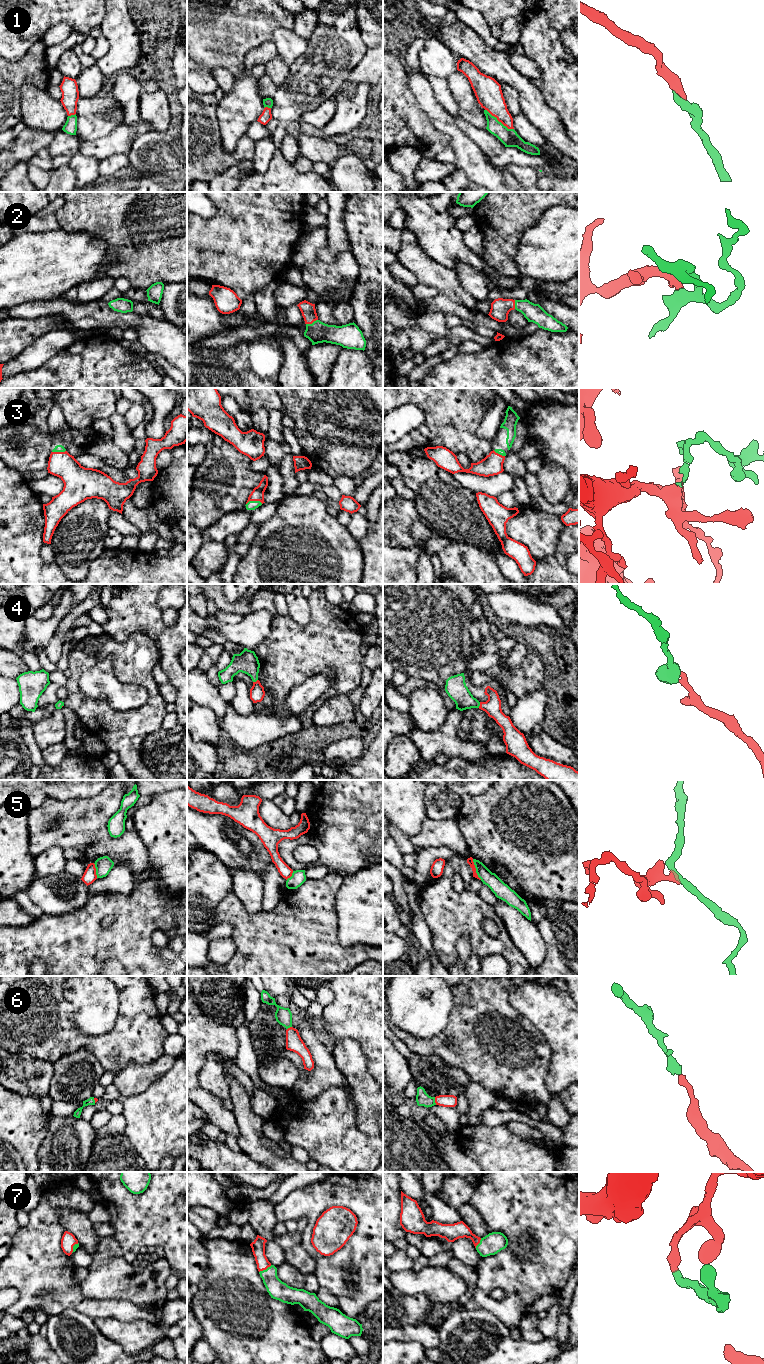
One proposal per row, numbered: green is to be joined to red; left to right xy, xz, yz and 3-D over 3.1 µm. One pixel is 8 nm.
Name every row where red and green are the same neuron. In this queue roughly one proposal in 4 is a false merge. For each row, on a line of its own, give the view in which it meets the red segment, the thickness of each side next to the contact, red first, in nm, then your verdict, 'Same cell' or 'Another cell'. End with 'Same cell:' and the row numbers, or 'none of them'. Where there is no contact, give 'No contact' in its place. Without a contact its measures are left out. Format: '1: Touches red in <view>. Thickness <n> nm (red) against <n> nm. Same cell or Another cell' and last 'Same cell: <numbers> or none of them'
1: Touches red in yz. Thickness 220 nm (red) against 140 nm. Same cell
2: Touches red in xz. Thickness 120 nm (red) against 180 nm. Same cell
3: Touches red in xz. Thickness 100 nm (red) against 80 nm. Same cell
4: Touches red in yz. Thickness 140 nm (red) against 170 nm. Same cell
5: Touches red in yz. Thickness 50 nm (red) against 120 nm. Another cell
6: Touches red in yz. Thickness 100 nm (red) against 110 nm. Same cell
7: Touches red in xz. Thickness 110 nm (red) against 150 nm. Same cell
Same cell: 1, 2, 3, 4, 6, 7

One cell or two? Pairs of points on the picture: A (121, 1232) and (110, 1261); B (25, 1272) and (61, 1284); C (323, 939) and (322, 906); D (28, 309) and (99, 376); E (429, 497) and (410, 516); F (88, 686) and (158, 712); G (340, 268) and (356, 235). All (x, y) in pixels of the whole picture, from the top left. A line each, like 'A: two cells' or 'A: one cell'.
A: two cells
B: one cell
C: one cell
D: two cells
E: two cells
F: two cells
G: two cells

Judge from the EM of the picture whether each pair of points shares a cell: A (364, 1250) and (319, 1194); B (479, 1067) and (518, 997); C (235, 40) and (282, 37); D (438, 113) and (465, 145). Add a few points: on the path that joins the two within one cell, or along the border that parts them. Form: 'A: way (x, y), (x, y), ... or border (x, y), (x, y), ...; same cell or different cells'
A: way (363, 1230), (363, 1214), (348, 1199), (339, 1199); same cell
B: border (516, 988), (509, 998), (509, 1003), (530, 1022); different cells
C: border (292, 29), (278, 27), (274, 31), (272, 39); different cells
D: way (443, 121), (457, 137); same cell

